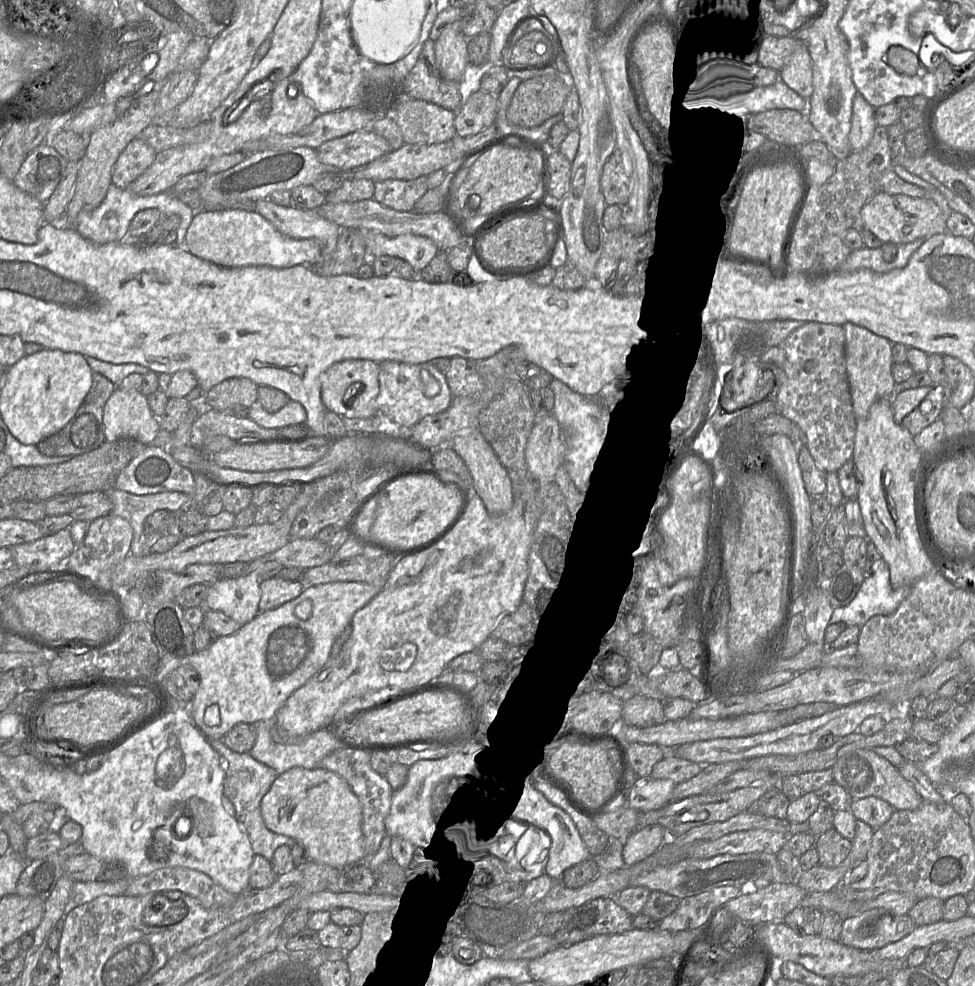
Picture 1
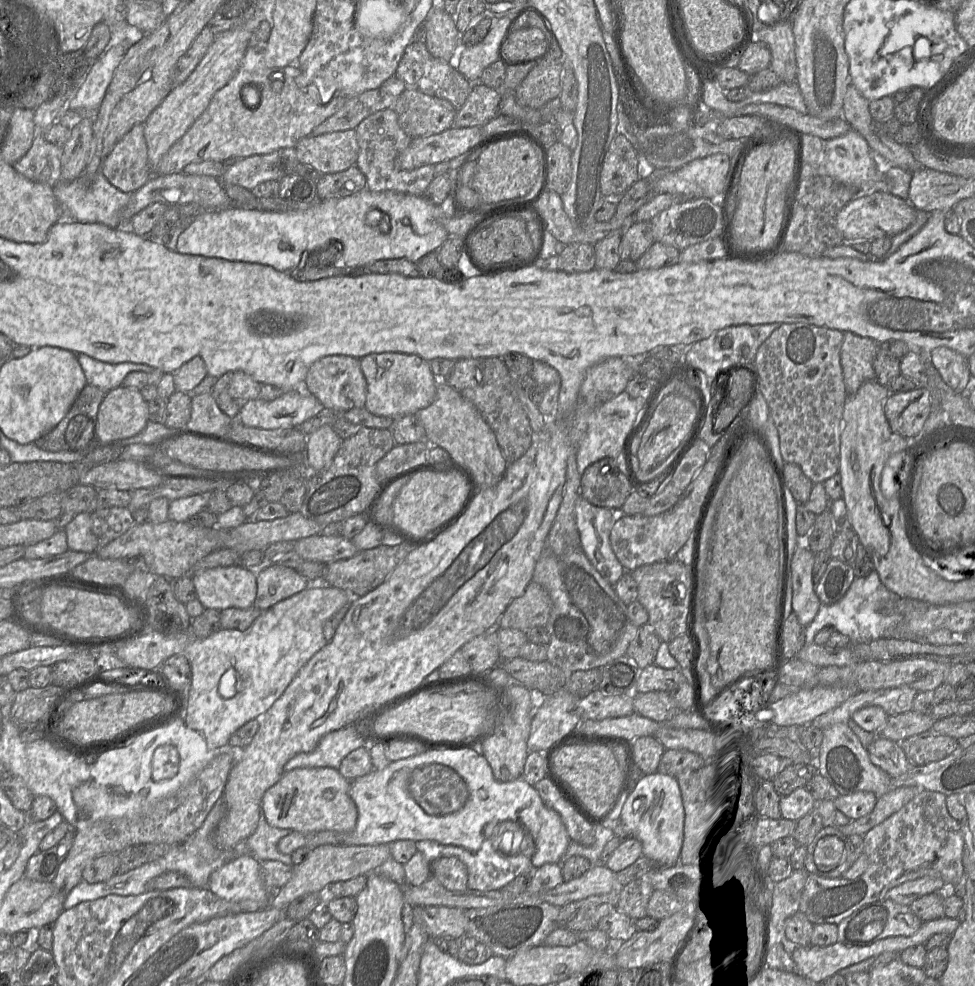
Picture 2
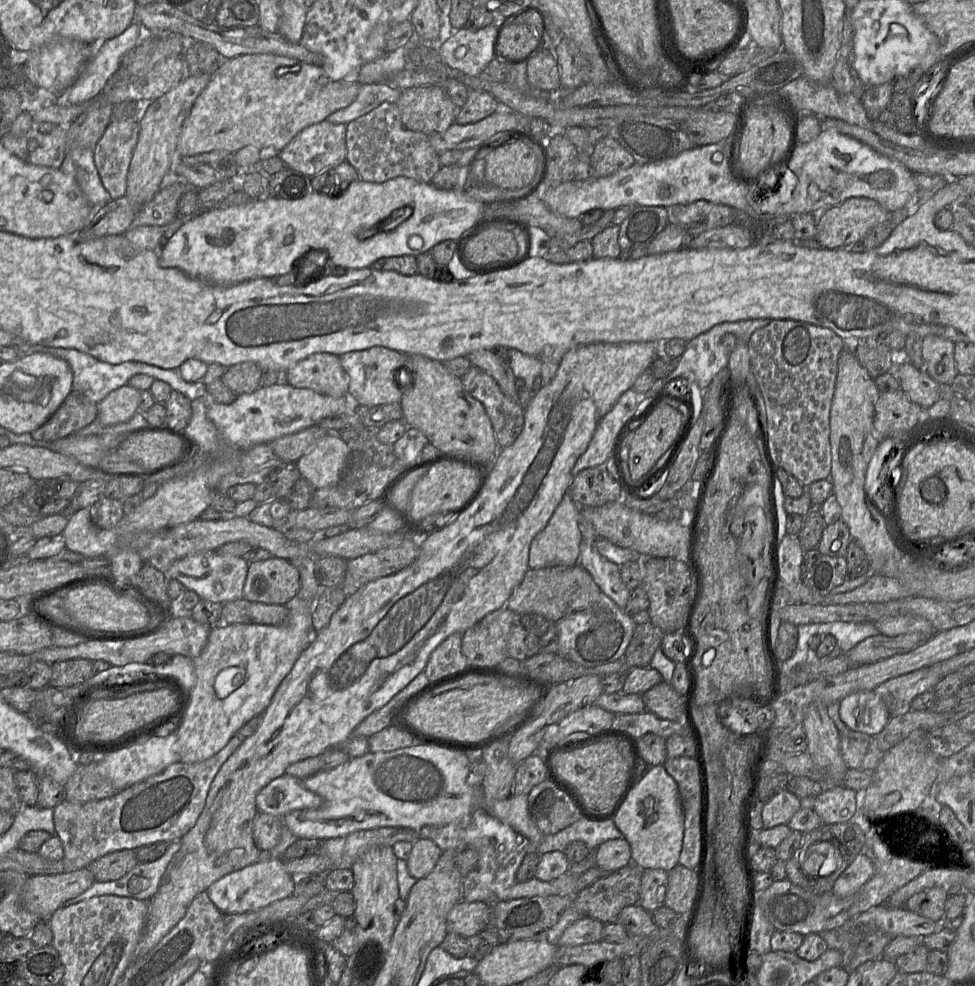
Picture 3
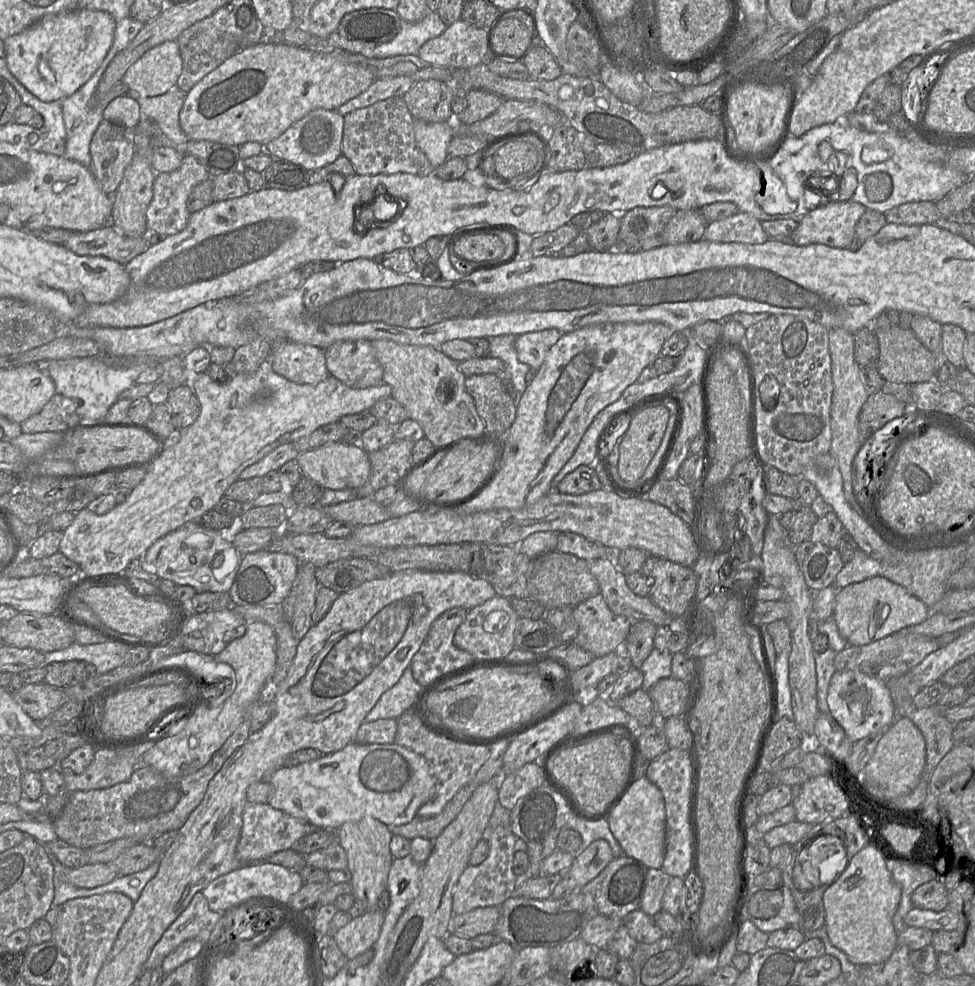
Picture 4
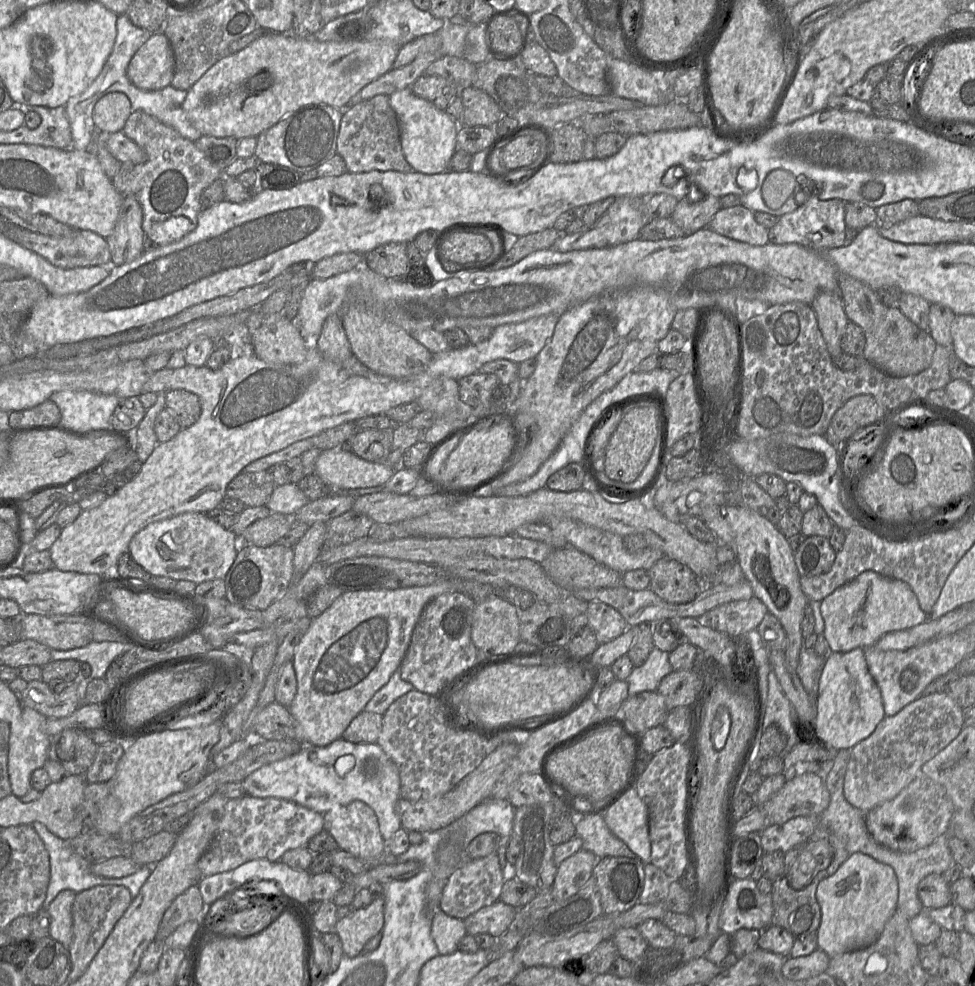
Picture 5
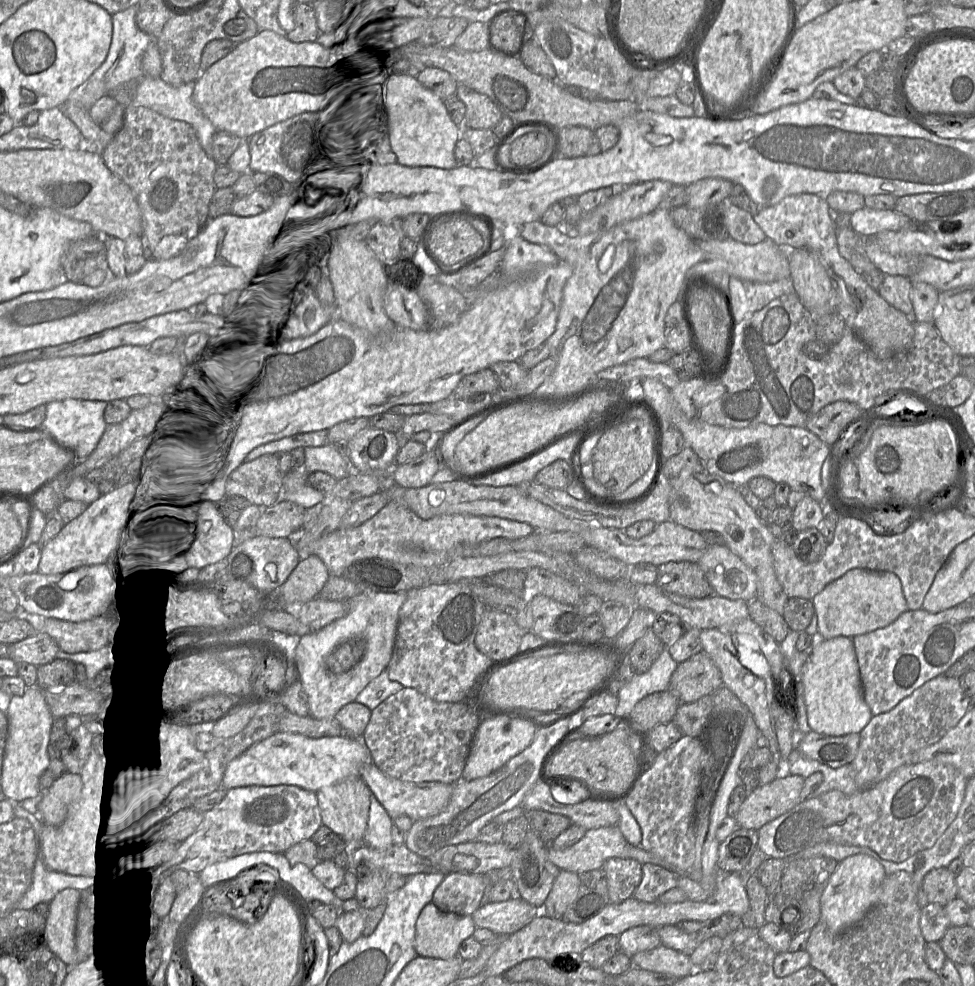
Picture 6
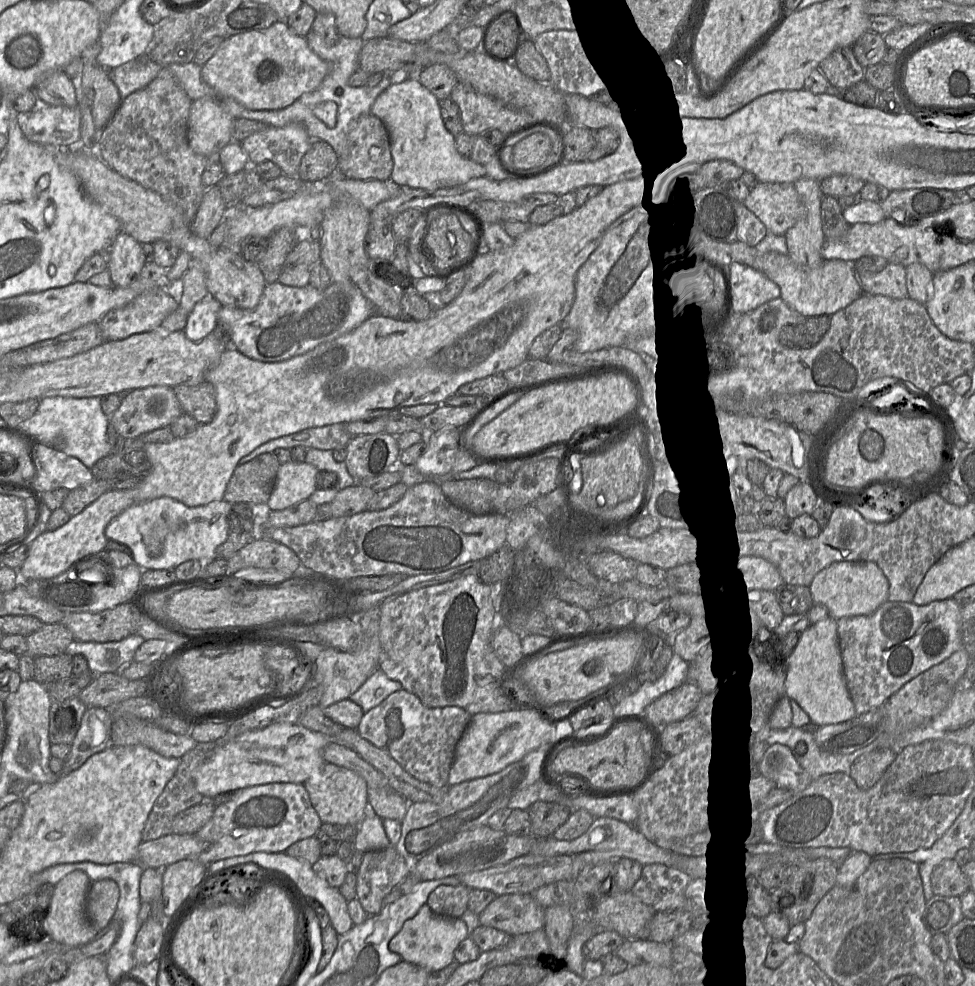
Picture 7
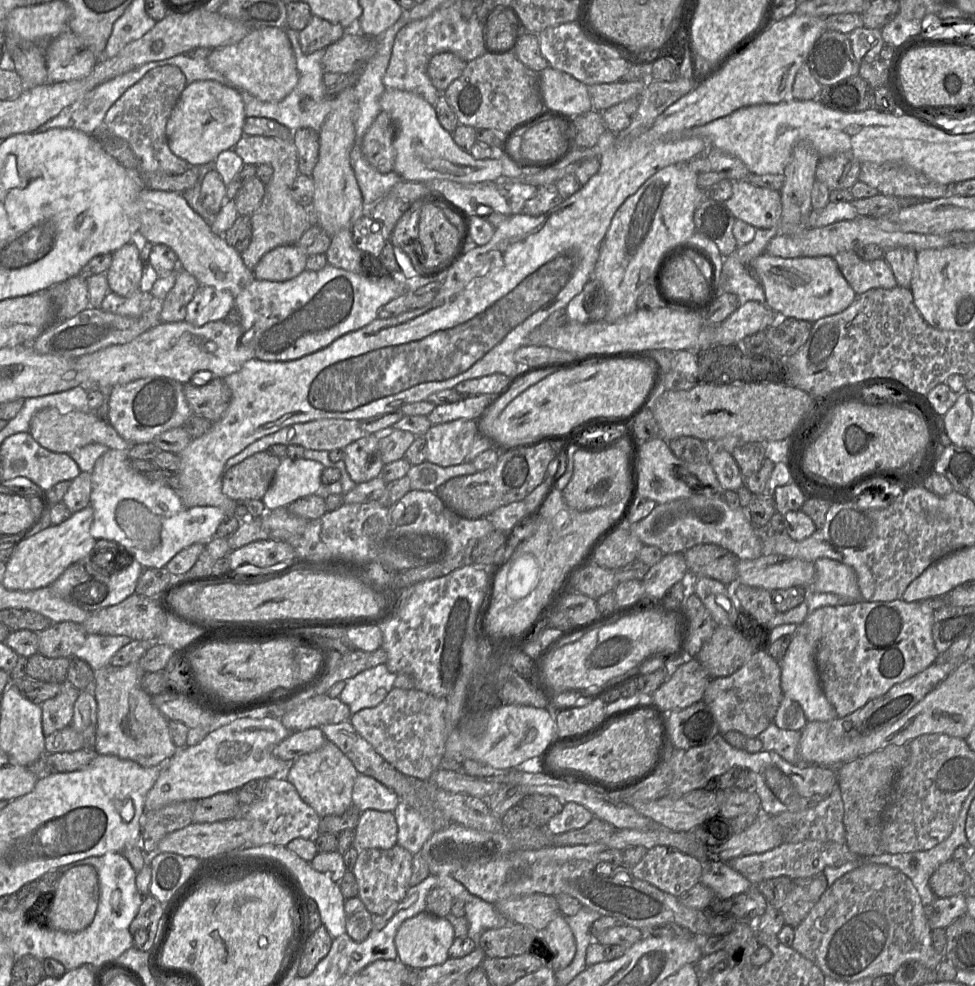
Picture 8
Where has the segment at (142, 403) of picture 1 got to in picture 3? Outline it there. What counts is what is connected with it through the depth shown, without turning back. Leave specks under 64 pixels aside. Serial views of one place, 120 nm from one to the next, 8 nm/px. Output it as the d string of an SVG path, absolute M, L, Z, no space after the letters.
M124 385L111 391L99 404L97 419L105 426L128 421L139 410L141 391Z

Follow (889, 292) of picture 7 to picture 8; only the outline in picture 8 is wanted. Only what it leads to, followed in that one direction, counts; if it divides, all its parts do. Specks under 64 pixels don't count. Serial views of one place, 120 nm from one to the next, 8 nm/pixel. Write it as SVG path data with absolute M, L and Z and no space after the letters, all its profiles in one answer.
M855 251L840 252L833 256L838 267L857 295L870 289L891 289L897 281L885 259L861 259Z

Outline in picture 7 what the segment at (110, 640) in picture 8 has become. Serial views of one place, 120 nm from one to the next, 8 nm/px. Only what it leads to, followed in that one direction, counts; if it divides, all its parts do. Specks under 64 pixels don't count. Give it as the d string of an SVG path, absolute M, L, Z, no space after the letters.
M138 634L130 635L121 641L104 643L74 640L65 654L84 656L94 674L117 673L133 661L135 652L144 641Z

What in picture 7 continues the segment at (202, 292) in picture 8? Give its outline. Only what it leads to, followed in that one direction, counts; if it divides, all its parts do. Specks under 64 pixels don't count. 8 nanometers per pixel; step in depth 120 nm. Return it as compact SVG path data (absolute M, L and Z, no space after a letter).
M211 295L199 301L188 314L183 330L186 337L194 342L201 341L213 332L218 322L218 312L222 304Z

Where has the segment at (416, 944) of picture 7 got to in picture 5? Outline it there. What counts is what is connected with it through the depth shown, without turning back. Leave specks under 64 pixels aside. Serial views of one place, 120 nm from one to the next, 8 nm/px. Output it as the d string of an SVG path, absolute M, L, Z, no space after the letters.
M440 909L431 918L431 936L439 955L448 955L457 950L460 940L467 935L464 921L446 915Z

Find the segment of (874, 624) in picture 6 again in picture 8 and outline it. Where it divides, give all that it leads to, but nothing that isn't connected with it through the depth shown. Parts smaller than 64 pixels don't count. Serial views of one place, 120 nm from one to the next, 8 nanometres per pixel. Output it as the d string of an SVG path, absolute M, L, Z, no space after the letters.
M820 558L815 561L815 570L811 591L832 593L849 603L862 599L857 575L852 567L829 558Z

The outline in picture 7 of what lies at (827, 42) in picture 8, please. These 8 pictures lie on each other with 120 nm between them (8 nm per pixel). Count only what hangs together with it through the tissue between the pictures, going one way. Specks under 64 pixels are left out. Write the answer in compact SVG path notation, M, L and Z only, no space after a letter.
M852 47L836 49L820 62L818 69L838 89L845 89L864 80L865 68L856 60Z

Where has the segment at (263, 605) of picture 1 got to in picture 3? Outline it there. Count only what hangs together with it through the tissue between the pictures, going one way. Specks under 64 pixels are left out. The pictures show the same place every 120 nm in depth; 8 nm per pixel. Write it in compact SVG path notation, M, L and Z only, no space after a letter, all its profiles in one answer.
M273 556L249 563L243 598L266 604L286 605L298 593L300 573L285 558Z

